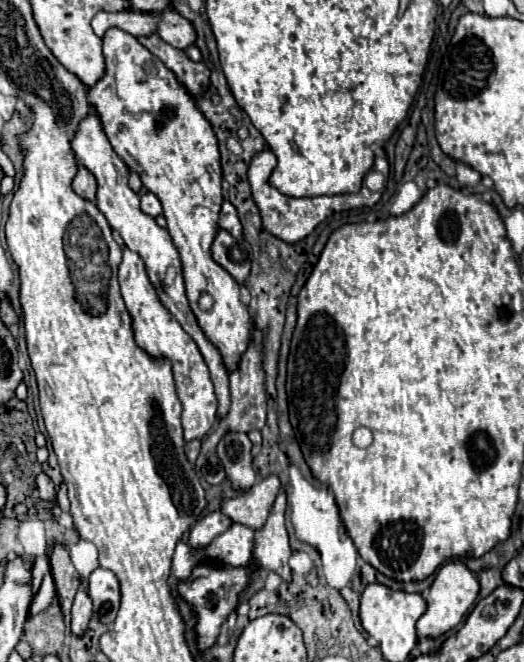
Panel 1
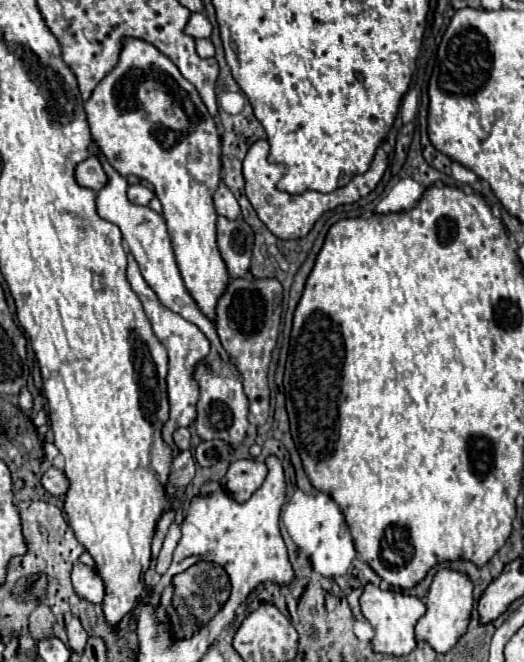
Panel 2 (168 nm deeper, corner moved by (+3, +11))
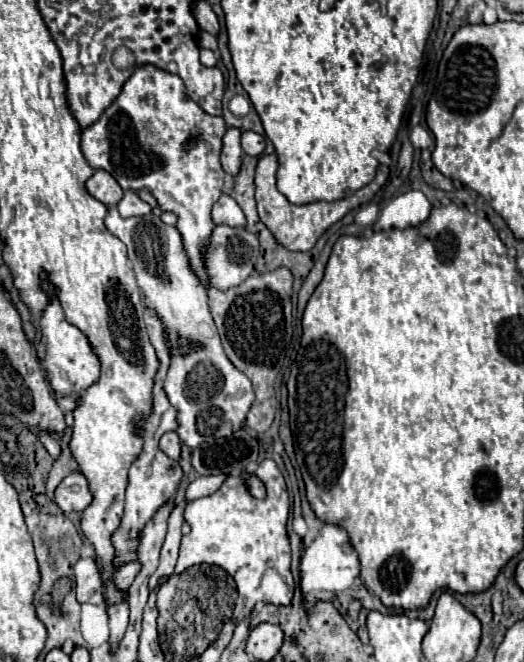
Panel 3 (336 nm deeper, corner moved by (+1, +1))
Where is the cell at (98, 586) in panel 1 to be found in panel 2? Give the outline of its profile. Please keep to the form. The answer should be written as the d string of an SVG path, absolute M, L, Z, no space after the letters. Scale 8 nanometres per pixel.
M87 551L75 561L73 571L71 571L71 581L73 581L73 589L79 597L83 597L91 603L103 601L103 595L105 595L103 579L99 577L99 573L95 569L95 561Z

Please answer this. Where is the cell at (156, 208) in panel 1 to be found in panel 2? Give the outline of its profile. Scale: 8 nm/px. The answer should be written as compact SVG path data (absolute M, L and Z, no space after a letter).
M129 185L127 189L127 199L135 205L149 205L149 201L153 199L153 193L145 187L145 185Z

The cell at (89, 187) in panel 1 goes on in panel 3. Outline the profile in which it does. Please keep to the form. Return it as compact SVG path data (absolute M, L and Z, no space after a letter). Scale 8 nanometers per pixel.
M97 169L87 179L87 191L107 207L115 207L123 197L123 189L119 187L119 183L103 169Z

